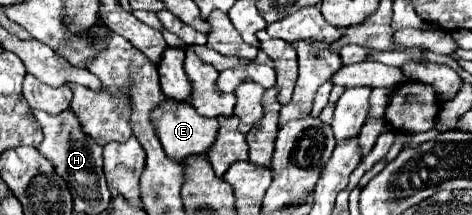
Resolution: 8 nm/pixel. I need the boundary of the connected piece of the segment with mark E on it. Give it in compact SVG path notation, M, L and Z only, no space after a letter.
M163 100L163 104L155 108L155 132L159 132L159 142L163 144L163 150L167 152L167 156L181 162L183 158L193 154L197 156L207 154L207 150L211 148L217 136L217 120L199 116L189 102L175 104L175 100Z

